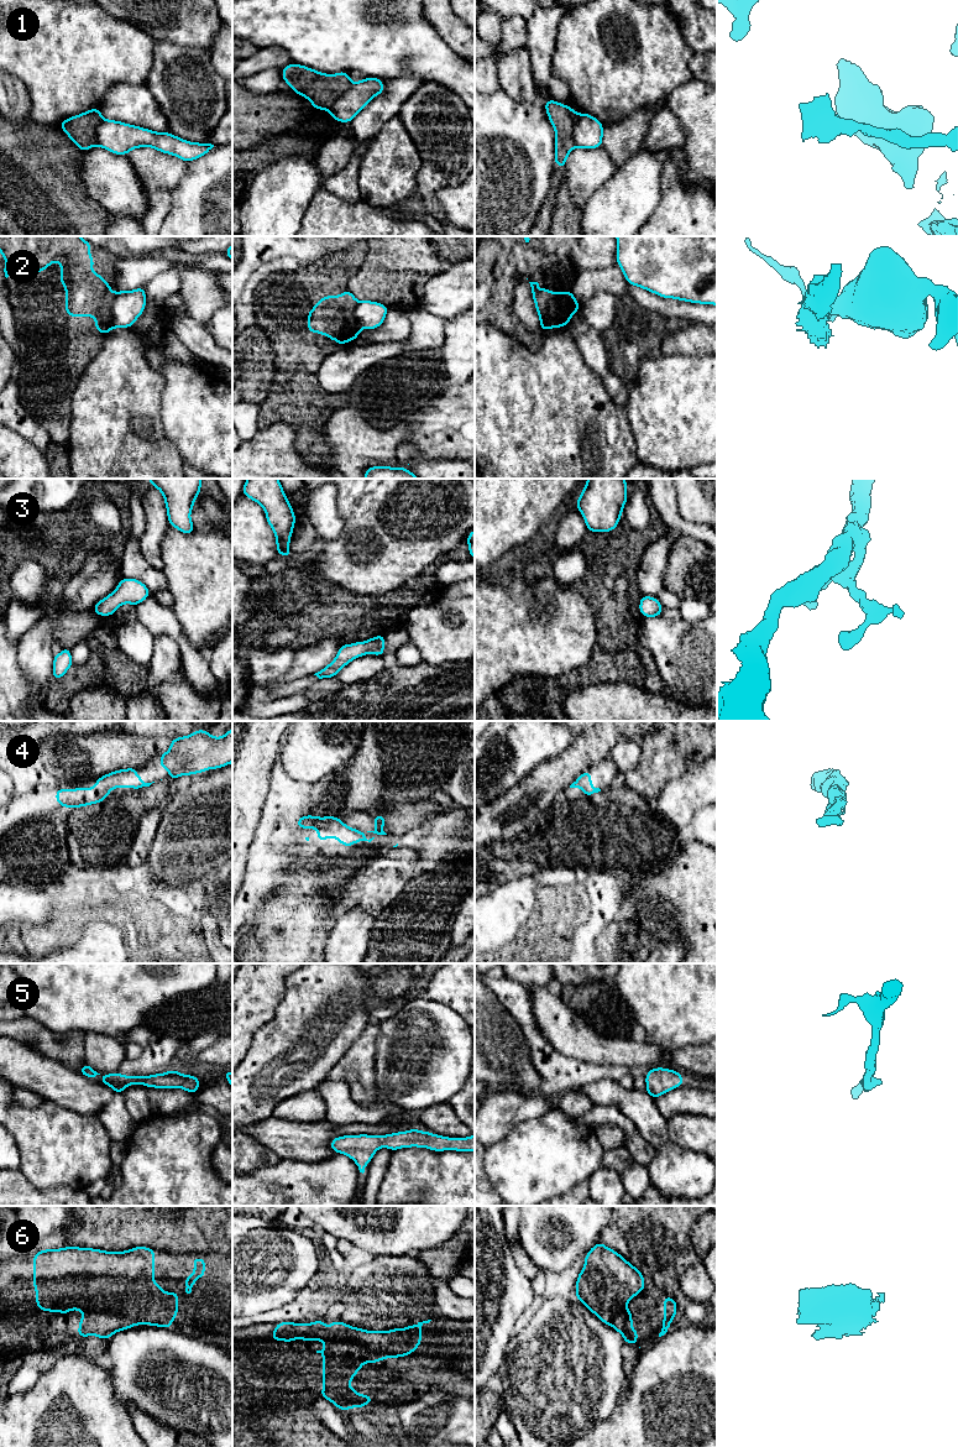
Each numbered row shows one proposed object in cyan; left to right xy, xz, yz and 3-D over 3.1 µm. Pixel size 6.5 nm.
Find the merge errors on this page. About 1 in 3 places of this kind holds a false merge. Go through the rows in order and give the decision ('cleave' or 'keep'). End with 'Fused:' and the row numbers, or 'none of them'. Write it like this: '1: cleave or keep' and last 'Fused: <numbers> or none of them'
1: cleave
2: cleave
3: keep
4: keep
5: keep
6: keep
Fused: 1, 2

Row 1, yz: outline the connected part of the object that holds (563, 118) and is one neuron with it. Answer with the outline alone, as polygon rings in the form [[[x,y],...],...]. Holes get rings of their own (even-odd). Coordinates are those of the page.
[[[553,99],[544,103],[548,117],[555,130],[555,160],[554,164],[565,168],[566,158],[576,147],[572,131],[579,121],[577,114],[571,106],[564,105]]]

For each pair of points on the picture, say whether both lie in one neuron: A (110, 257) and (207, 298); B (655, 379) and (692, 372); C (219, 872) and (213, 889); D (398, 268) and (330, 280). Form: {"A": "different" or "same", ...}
{"A": "different", "B": "same", "C": "same", "D": "different"}

